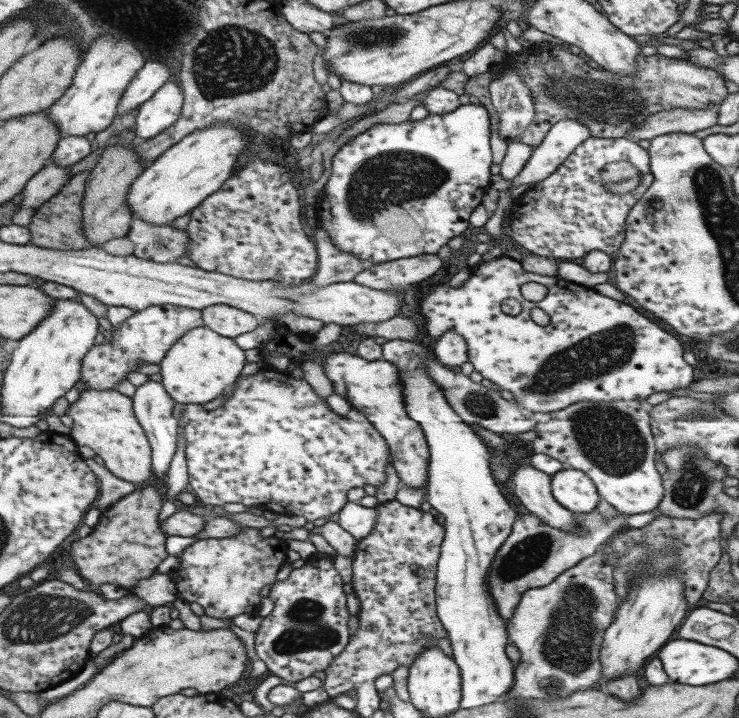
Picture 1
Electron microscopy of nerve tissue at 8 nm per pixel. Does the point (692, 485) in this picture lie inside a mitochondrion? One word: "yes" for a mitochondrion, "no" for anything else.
yes

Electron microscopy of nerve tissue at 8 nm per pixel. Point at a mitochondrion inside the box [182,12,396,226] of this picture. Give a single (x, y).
(229, 61)

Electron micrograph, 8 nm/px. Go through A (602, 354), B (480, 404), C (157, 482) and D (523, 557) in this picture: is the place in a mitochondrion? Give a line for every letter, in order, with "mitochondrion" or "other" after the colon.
A: mitochondrion
B: mitochondrion
C: other
D: mitochondrion

